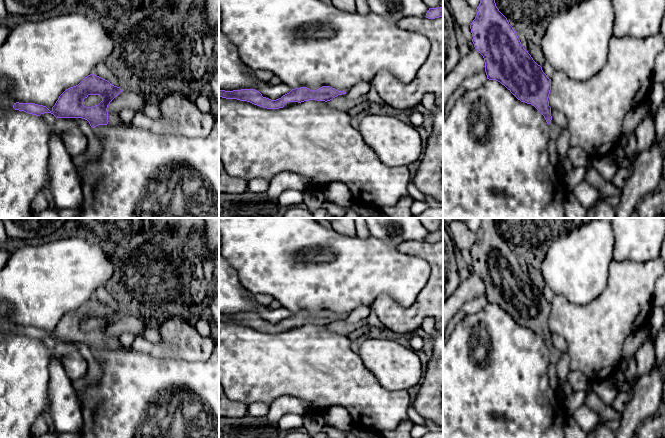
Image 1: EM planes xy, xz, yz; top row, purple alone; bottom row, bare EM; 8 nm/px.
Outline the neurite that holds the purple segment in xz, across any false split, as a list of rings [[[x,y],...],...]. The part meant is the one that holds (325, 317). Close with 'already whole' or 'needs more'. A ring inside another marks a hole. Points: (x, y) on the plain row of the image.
[[[322,310],[317,314],[300,311],[292,313],[289,317],[283,319],[279,323],[271,324],[263,321],[262,318],[255,313],[241,313],[233,315],[219,313],[219,321],[247,325],[267,333],[279,333],[287,330],[298,329],[299,327],[308,324],[327,326],[342,318],[346,318],[346,316],[338,315],[330,310]]] | needs more

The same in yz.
[[[481,218],[476,233],[477,239],[470,249],[475,273],[483,280],[487,303],[504,309],[518,324],[534,330],[545,342],[550,351],[550,362],[558,362],[561,352],[552,344],[548,321],[551,303],[543,296],[531,279],[522,270],[516,255],[496,230],[494,218]]] | needs more

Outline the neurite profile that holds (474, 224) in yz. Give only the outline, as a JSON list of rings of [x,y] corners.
[[[467,218],[465,223],[472,232],[477,233],[481,225],[481,218]]]

